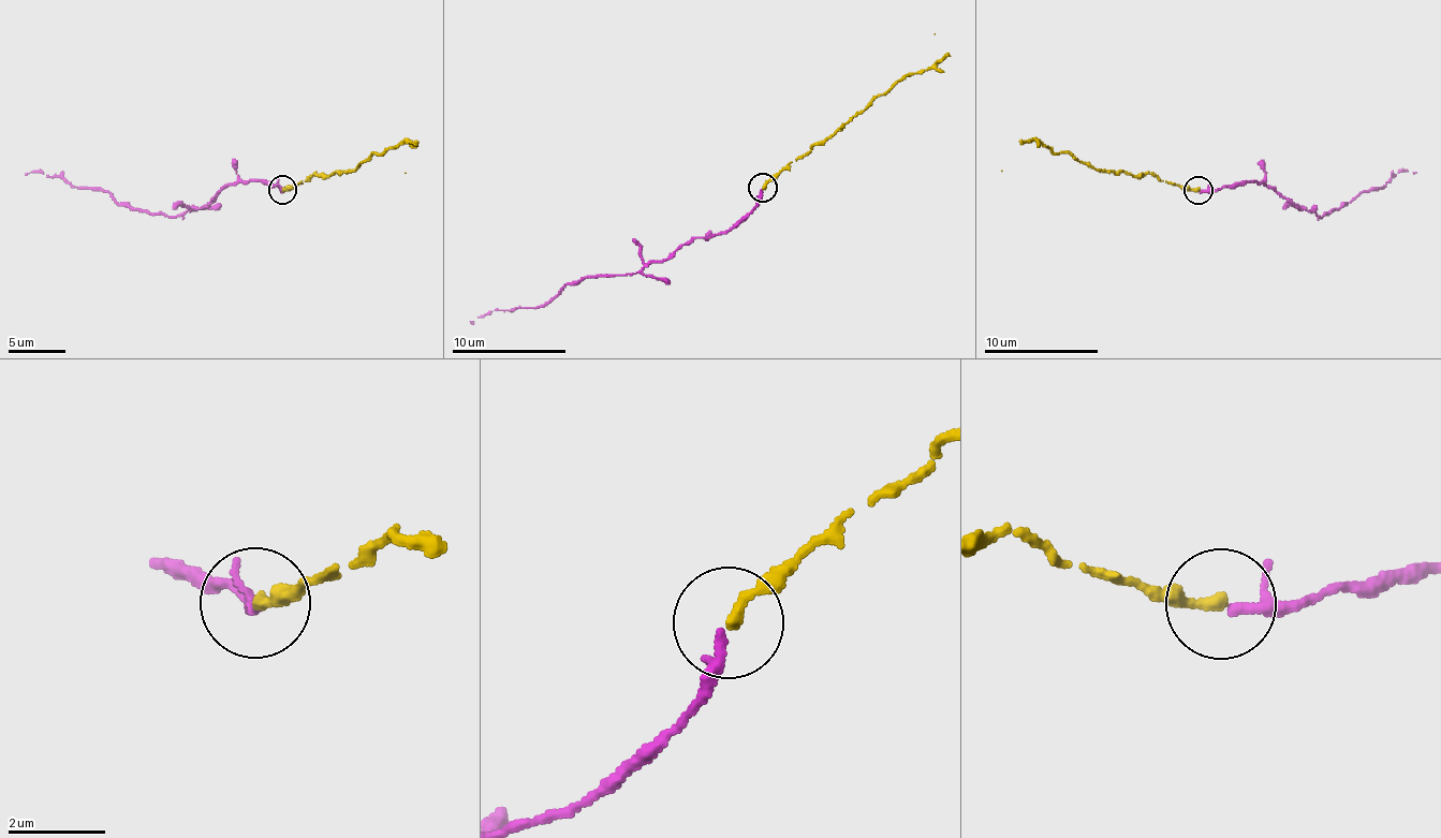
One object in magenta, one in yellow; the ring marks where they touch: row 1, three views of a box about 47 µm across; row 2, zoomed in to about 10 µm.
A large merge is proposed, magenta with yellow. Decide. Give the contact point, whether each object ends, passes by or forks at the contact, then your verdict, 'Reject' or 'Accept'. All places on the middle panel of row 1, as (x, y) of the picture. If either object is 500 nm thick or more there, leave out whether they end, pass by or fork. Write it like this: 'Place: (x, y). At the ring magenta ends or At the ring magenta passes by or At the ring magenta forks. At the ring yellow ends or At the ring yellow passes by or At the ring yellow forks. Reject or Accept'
Place: (763, 188). At the ring magenta passes by. At the ring yellow ends. Accept

